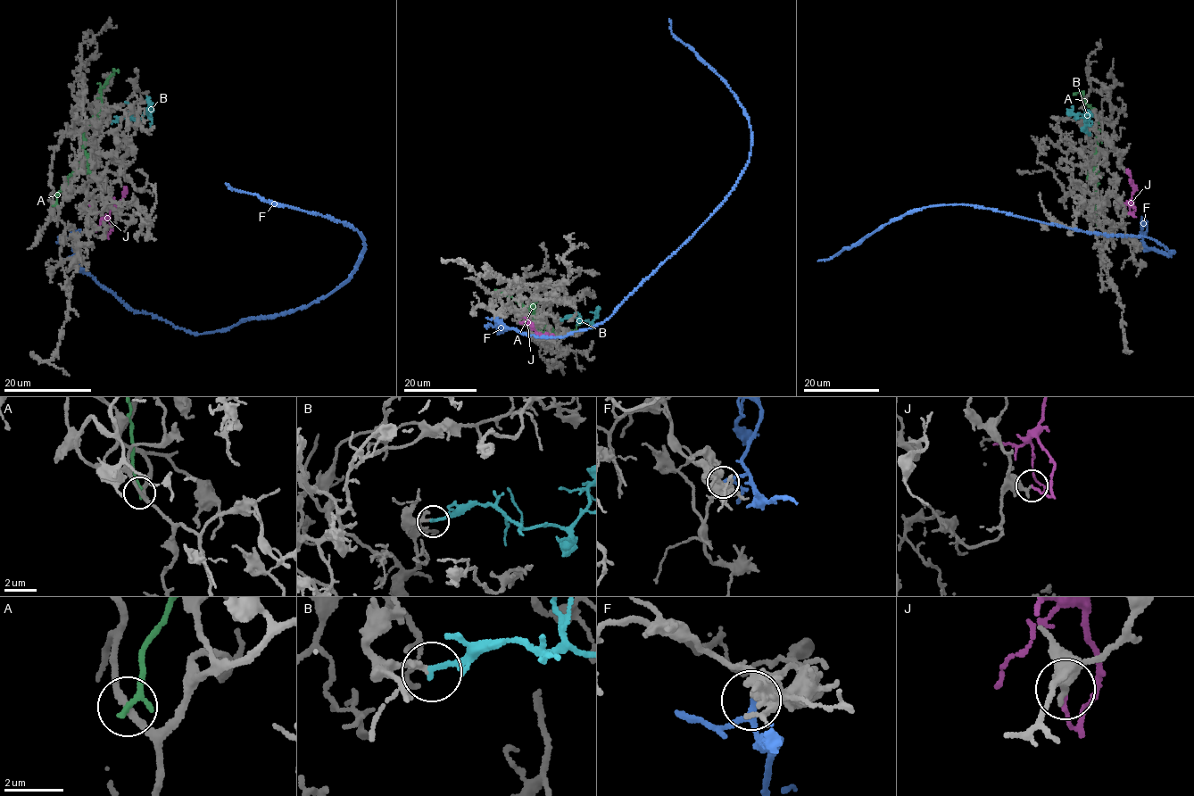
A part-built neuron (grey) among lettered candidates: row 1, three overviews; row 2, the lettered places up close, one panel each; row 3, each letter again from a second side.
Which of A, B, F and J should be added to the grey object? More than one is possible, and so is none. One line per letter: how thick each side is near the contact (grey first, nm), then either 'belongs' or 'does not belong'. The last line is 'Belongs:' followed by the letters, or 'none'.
A: calibres 240 and 240 nm; does not belong
B: calibres 140 and 200 nm; belongs
F: calibres 360 and 160 nm; does not belong
J: calibres 280 and 130 nm; does not belong
Belongs: B

